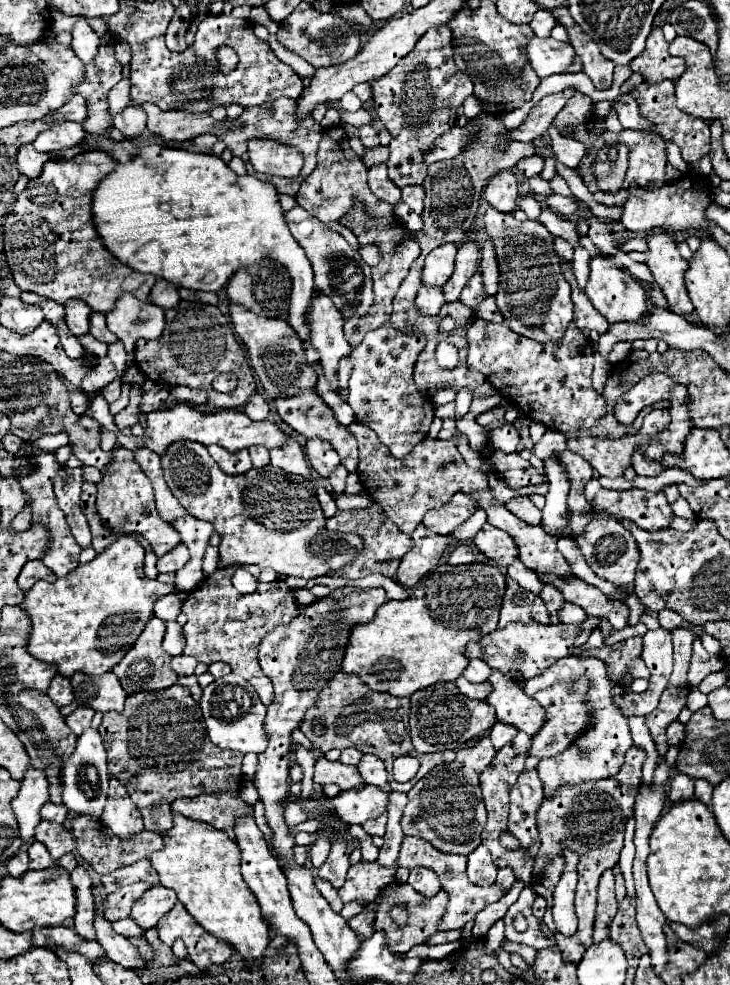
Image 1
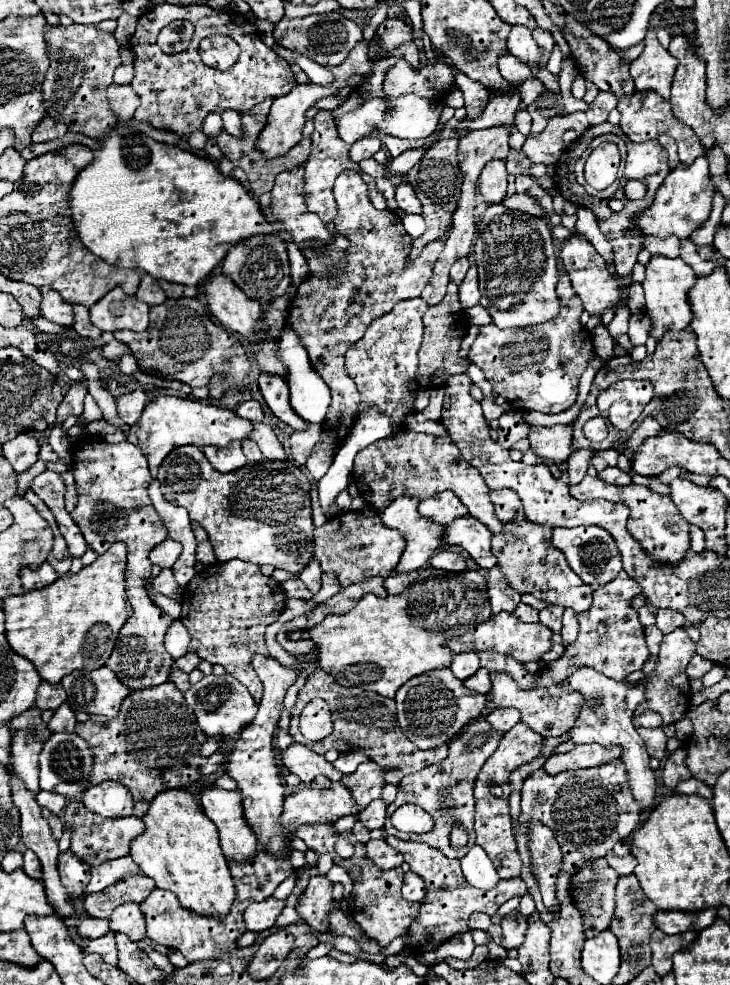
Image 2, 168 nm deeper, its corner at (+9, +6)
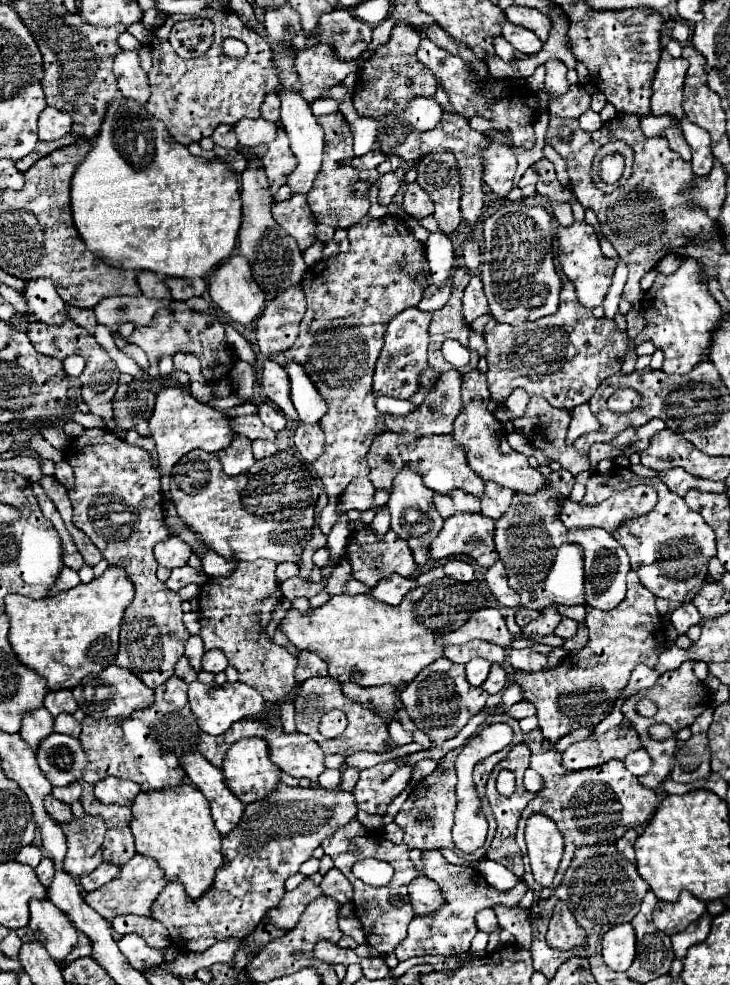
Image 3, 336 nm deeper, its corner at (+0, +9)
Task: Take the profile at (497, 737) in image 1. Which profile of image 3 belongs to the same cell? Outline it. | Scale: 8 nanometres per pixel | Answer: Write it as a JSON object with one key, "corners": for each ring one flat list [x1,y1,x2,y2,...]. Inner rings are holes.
{"corners":[[517,702,515,706,511,706,507,710,507,714,515,720,521,720,521,718,527,718,527,716,535,716,535,706,531,706,529,702]]}

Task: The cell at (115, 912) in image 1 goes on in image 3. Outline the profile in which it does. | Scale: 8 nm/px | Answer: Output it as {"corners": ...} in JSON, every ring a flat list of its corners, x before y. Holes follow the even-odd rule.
{"corners":[[135,854,127,864,123,864,123,870,115,878,115,882,109,882,107,886,93,890,85,896,87,904,99,912,105,920,113,920,119,914,143,914,149,916,153,900,159,896,159,892,165,888,163,872,159,870,157,862,153,858,145,858,141,854]]}

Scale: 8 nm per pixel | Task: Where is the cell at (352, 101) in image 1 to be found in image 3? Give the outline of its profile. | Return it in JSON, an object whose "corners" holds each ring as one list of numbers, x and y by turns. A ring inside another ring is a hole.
{"corners":[[319,98,311,104,311,110,315,116,321,116,321,114,331,114,331,112,337,112,337,100,327,100,327,98]]}

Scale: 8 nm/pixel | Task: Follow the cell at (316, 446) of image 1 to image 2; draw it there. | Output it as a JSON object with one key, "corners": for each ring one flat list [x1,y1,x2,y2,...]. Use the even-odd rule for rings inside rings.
{"corners":[[308,425,304,431,294,431,290,435,290,453,292,453,292,461,296,465,304,465,308,455,312,453,314,445,318,443,322,435,322,427,320,425]]}

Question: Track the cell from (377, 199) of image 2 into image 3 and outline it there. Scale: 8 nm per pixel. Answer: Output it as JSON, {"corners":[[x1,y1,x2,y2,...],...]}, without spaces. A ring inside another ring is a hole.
{"corners":[[335,112,335,114,319,116,319,124,325,130,325,154,323,154,321,172,317,174,315,186,313,186,311,194,307,196,307,202,321,224,327,224,333,228,349,228,359,222,370,208,370,201,367,197,364,199,349,197,352,196,350,193,353,182,357,182,359,178,367,178,371,188,373,182,379,180,379,174,375,170,357,170,351,166,351,160,355,158,353,138,351,138,351,130,349,130,349,124,345,122,343,114]]}

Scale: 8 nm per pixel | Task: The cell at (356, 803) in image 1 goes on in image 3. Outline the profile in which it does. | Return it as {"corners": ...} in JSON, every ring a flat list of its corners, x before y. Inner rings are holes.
{"corners":[[279,784,275,794,267,796,263,802,253,802,245,806,243,818,239,826,223,836,223,858,225,864,219,868,219,874,215,876,215,886,203,896,203,898,189,898,179,884,167,884,163,892,155,898,151,906,151,918,159,920,173,942,177,950,183,952,205,952,219,940,227,938,247,938,257,924,261,922,263,914,277,906,277,902,285,894,285,880,299,872,299,866,313,856,313,850,329,838,339,826,345,826,349,820,353,820,357,814,355,798,351,792,345,790,325,790,325,788,291,788,287,784]]}

